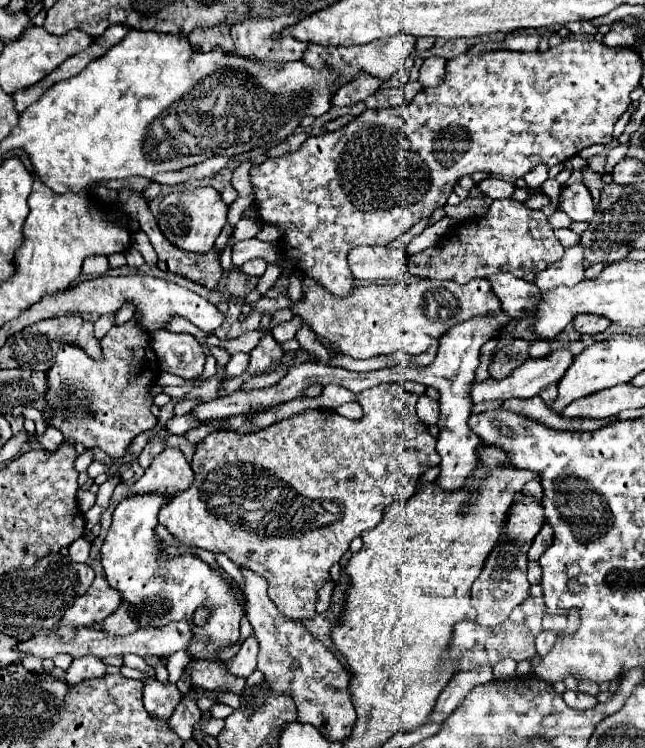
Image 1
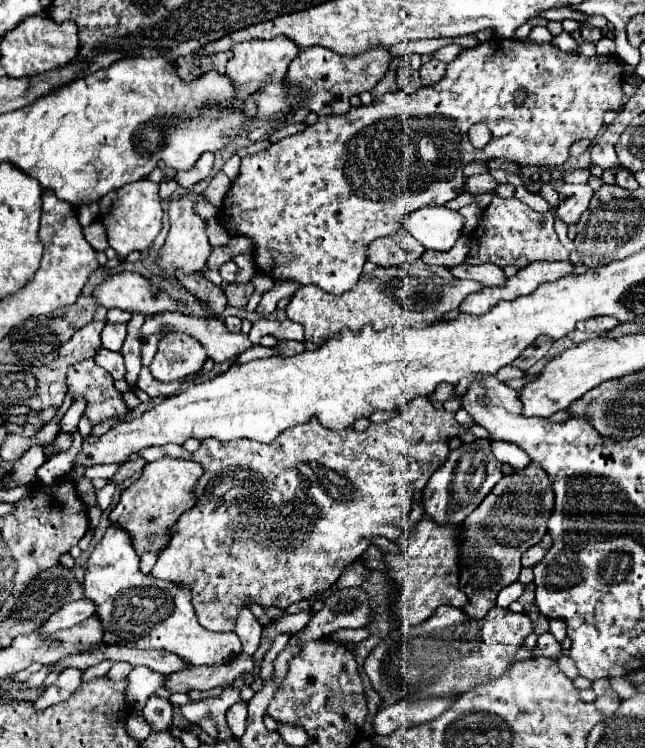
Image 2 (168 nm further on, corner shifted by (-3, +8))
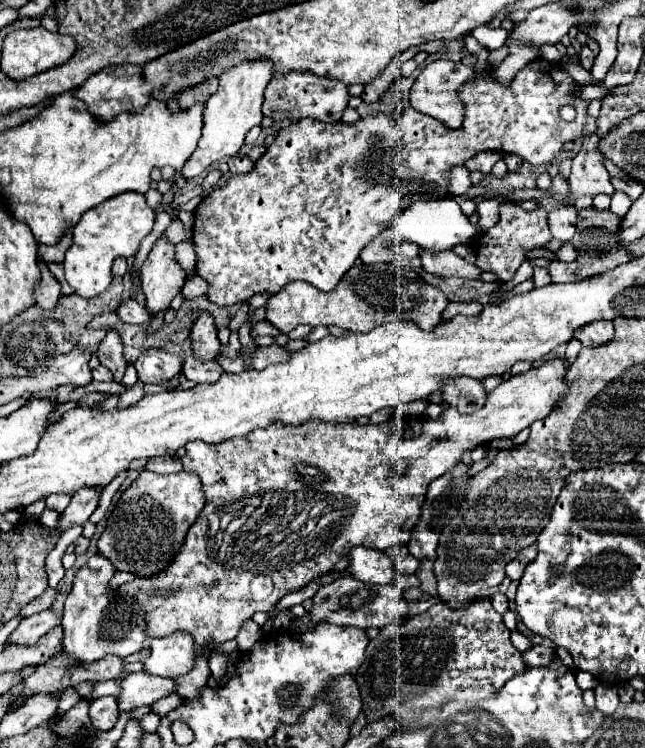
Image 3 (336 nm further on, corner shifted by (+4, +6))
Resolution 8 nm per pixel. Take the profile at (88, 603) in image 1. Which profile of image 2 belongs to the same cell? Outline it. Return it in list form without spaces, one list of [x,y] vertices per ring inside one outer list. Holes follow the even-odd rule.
[[[76,600],[70,604],[64,604],[60,610],[56,610],[50,620],[46,620],[42,626],[36,628],[38,634],[54,634],[62,628],[72,628],[80,624],[82,620],[90,618],[94,614],[94,606],[88,600]]]

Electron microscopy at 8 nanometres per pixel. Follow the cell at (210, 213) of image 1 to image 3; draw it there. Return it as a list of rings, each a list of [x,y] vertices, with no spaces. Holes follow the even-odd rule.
[[[165,236],[157,238],[153,244],[153,250],[141,266],[141,280],[149,314],[165,310],[183,288],[187,274],[177,262],[175,244],[171,244]]]

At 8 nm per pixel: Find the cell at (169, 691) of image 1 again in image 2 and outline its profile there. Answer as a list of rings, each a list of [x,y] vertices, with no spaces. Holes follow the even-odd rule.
[[[150,696],[142,710],[142,716],[146,724],[152,728],[152,732],[166,732],[172,724],[172,706],[166,698]]]

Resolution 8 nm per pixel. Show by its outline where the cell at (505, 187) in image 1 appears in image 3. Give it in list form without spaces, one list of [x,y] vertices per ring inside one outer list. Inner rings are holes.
[[[455,166],[451,170],[451,176],[449,176],[449,190],[453,196],[463,196],[469,192],[471,188],[471,178],[469,178],[469,172],[465,166]]]

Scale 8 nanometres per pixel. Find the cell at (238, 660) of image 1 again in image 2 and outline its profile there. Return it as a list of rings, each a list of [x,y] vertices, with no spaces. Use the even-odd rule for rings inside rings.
[[[240,654],[230,664],[220,664],[218,668],[202,668],[202,666],[190,666],[182,672],[172,672],[166,676],[166,690],[170,692],[184,692],[190,690],[210,690],[216,686],[224,686],[228,682],[234,682],[238,674],[250,672],[254,668],[252,656]]]

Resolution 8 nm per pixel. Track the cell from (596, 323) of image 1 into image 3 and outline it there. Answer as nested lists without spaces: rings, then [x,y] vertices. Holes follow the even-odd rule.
[[[591,322],[583,326],[583,330],[575,332],[575,338],[583,342],[583,346],[599,346],[613,338],[613,322]]]

